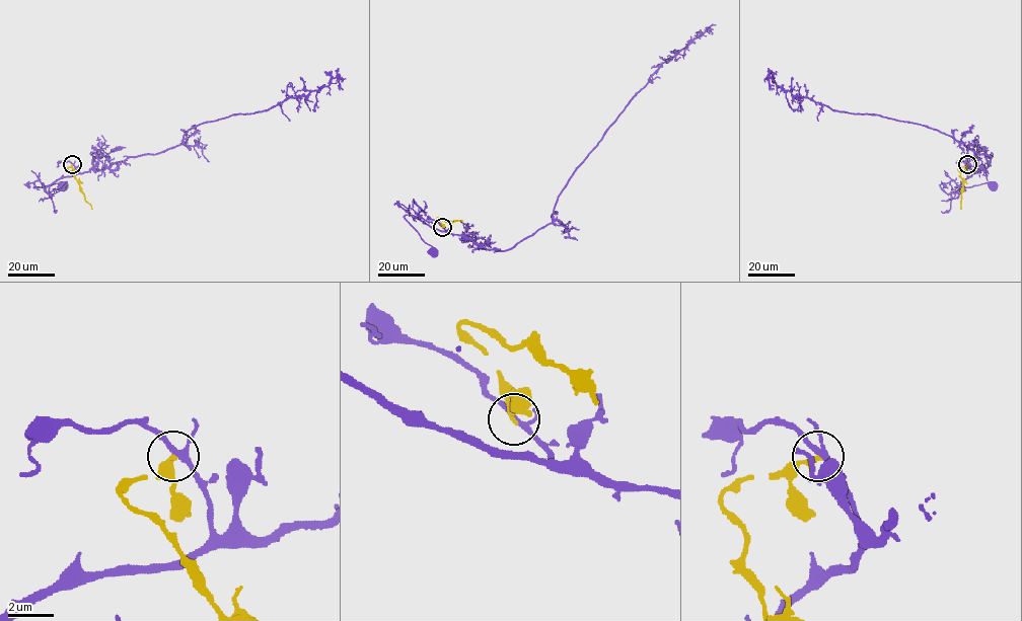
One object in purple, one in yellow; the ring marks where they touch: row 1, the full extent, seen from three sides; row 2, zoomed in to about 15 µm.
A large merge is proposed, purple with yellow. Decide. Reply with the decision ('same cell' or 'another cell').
another cell

